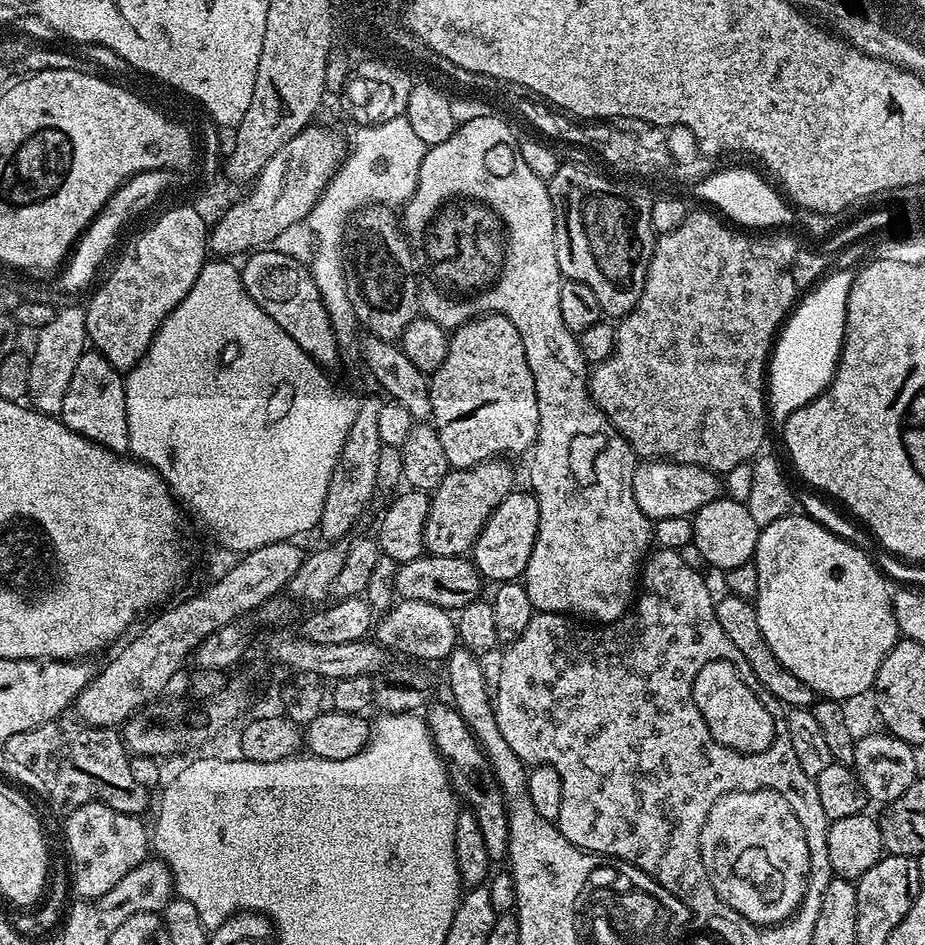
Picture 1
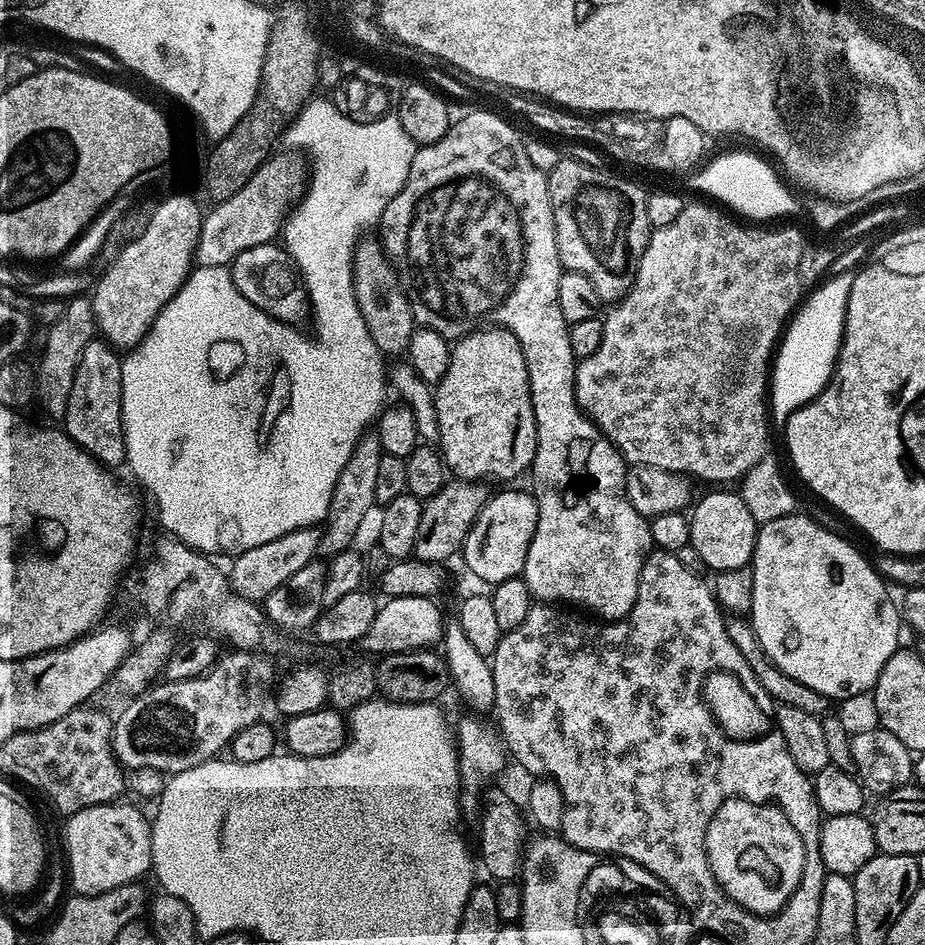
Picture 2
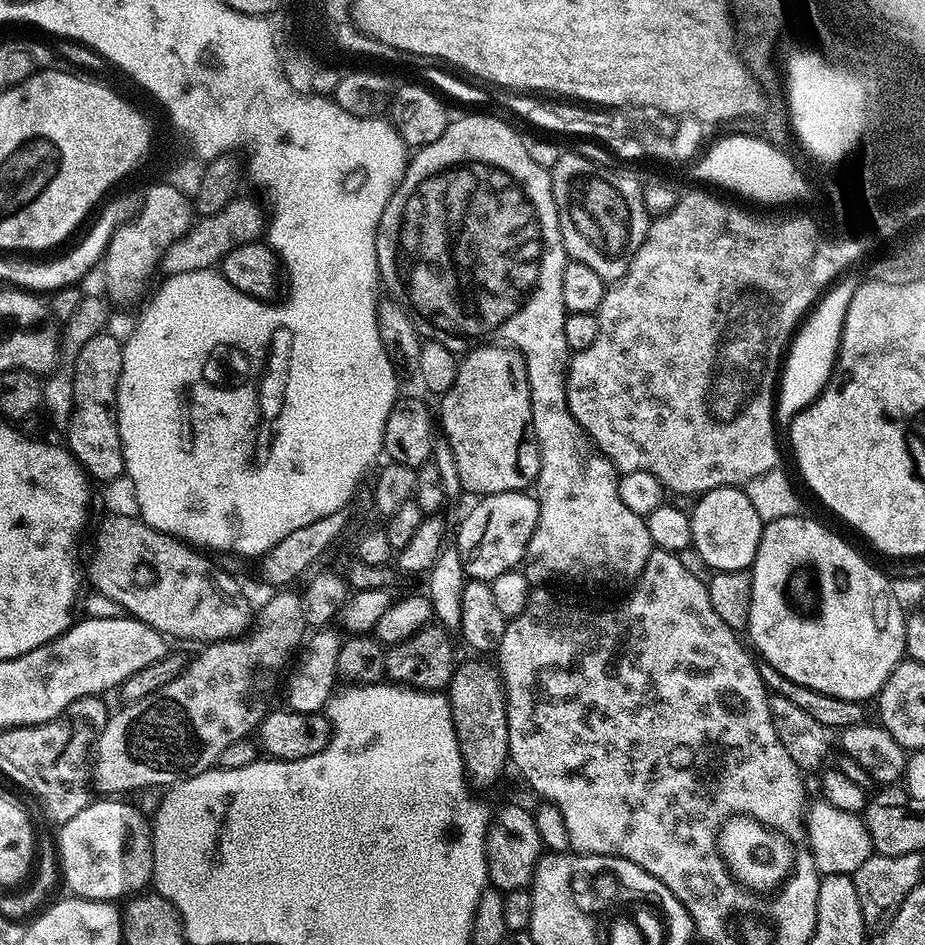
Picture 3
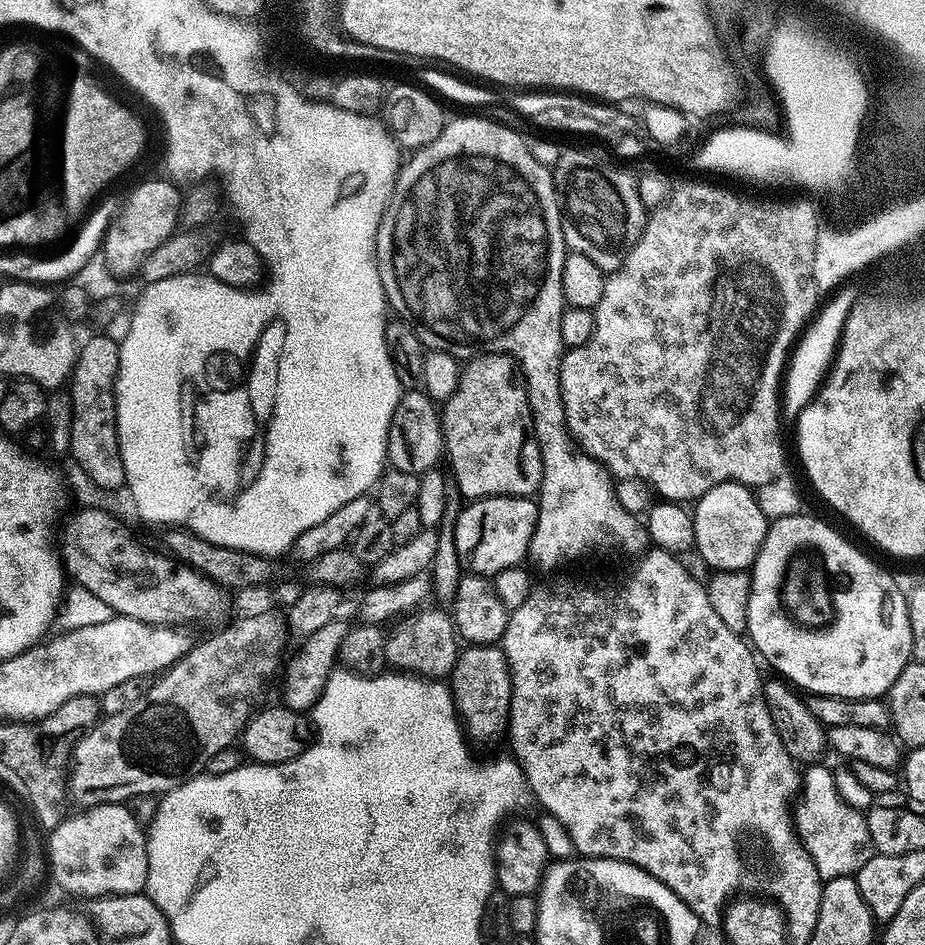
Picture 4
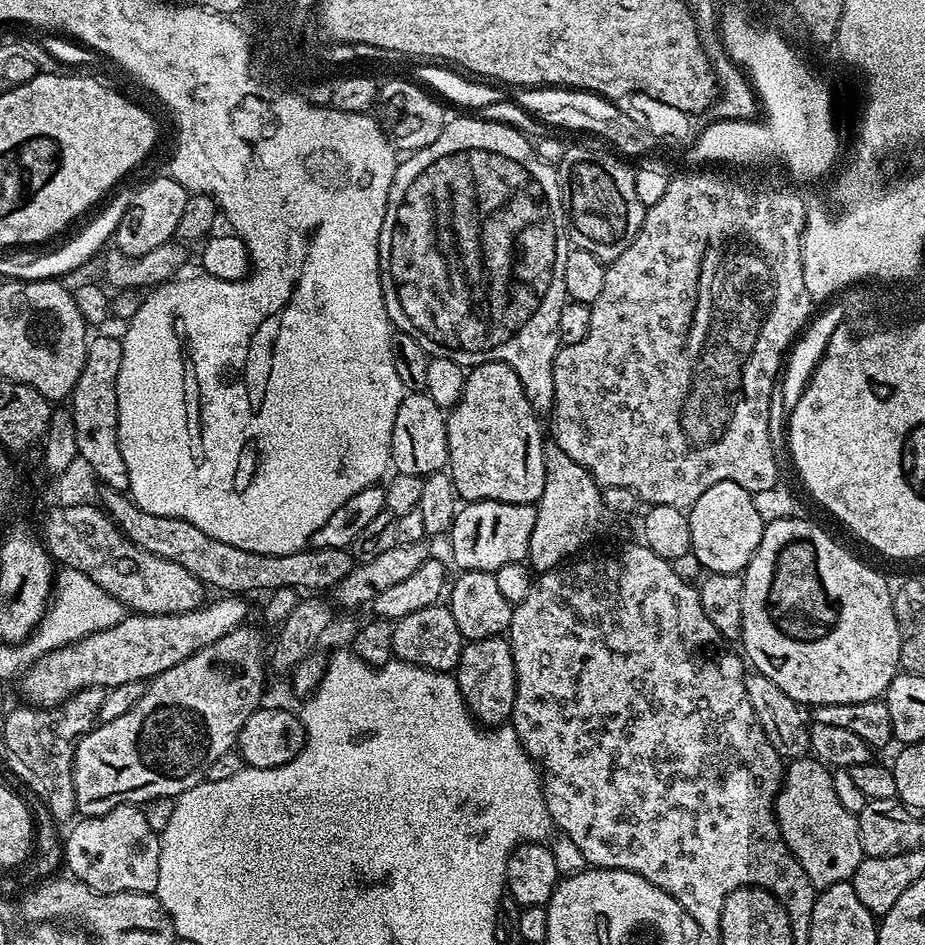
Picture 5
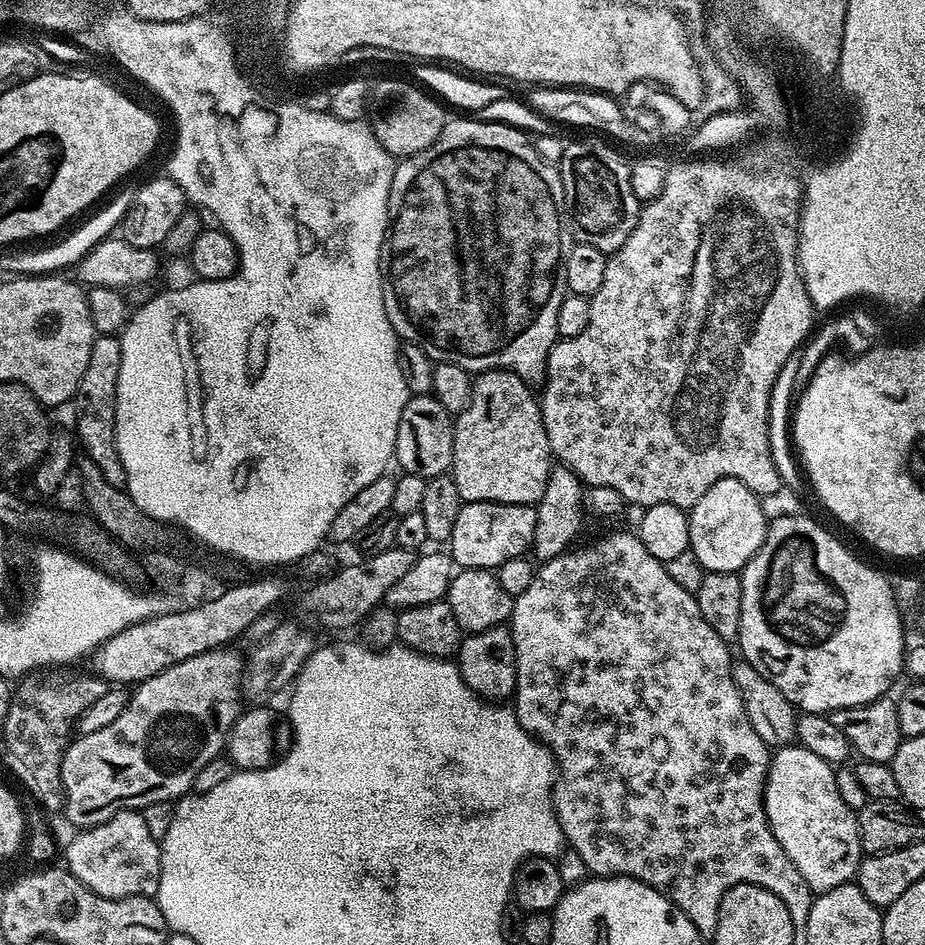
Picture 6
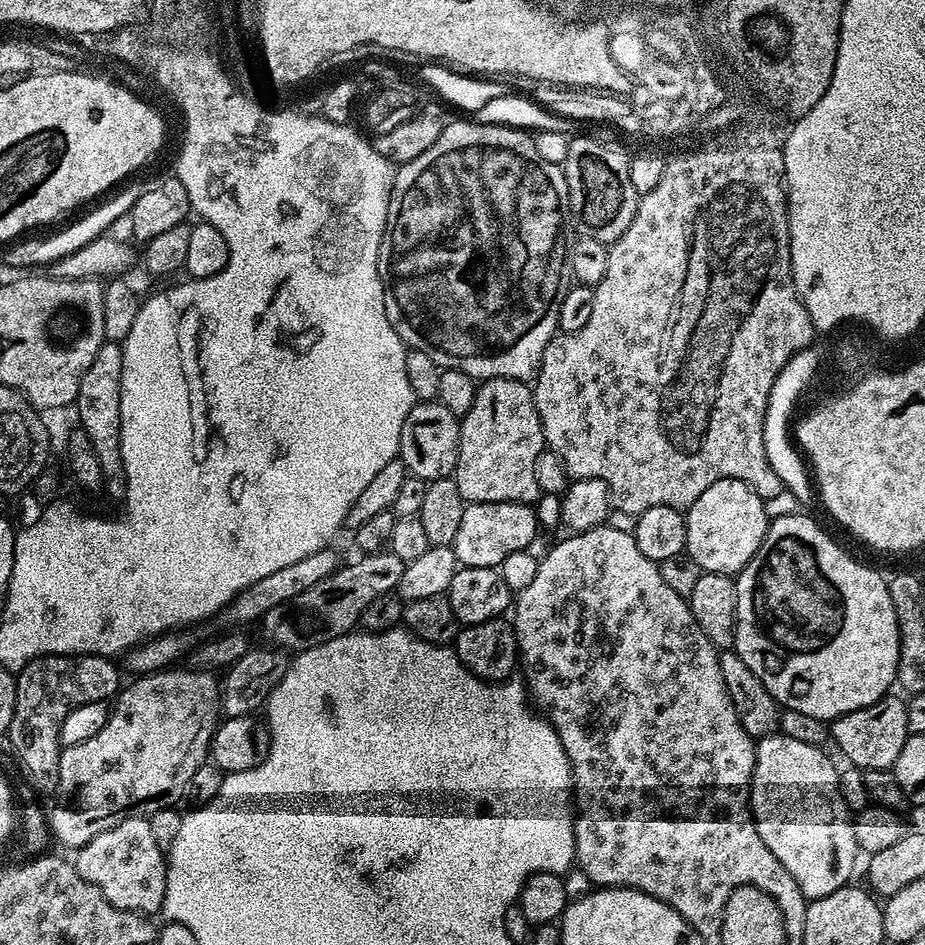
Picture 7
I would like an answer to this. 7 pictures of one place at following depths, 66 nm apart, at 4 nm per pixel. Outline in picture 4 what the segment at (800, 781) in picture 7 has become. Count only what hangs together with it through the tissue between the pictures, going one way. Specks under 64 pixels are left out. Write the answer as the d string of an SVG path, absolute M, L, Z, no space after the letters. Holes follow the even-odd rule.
M817 762L803 773L802 799L794 808L794 827L821 881L825 881L839 876L855 876L857 870L874 855L874 849L867 815L841 799L833 786L833 769L822 765Z

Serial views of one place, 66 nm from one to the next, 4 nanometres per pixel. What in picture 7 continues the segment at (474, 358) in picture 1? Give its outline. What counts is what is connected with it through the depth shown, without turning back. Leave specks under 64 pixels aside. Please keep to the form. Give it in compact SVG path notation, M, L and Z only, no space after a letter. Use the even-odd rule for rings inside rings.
M501 376L483 381L476 389L474 406L470 406L468 413L460 420L454 479L462 498L468 504L514 502L535 505L542 495L536 463L540 460L540 451L545 451L545 448L544 431L532 397L532 388L523 380L507 380Z

